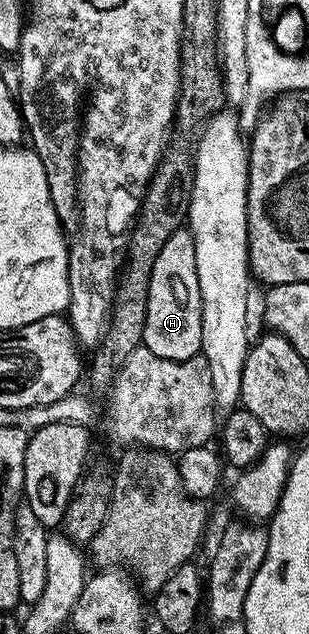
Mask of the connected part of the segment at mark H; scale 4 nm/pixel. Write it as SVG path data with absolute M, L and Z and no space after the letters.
M180 229L164 241L148 285L147 317L141 346L168 361L188 361L201 352L201 297L196 273L196 245L189 230Z

